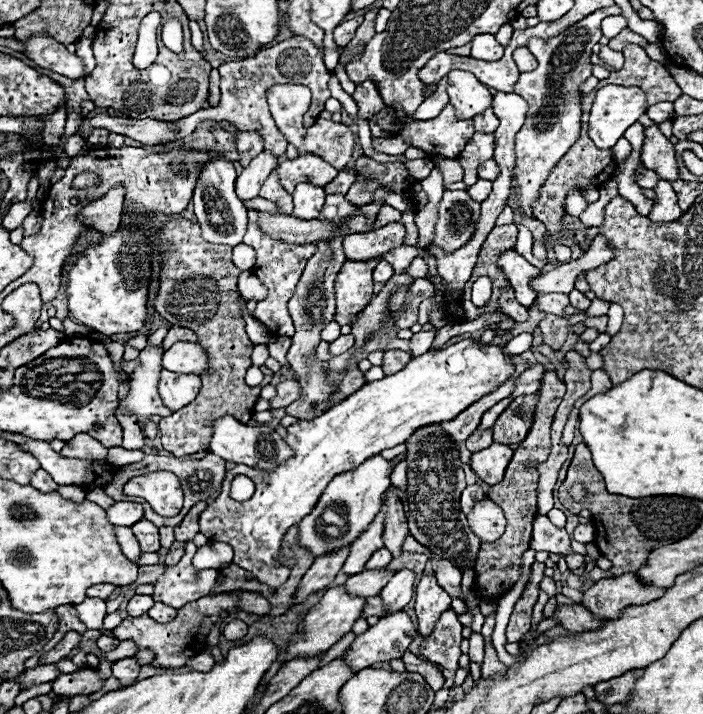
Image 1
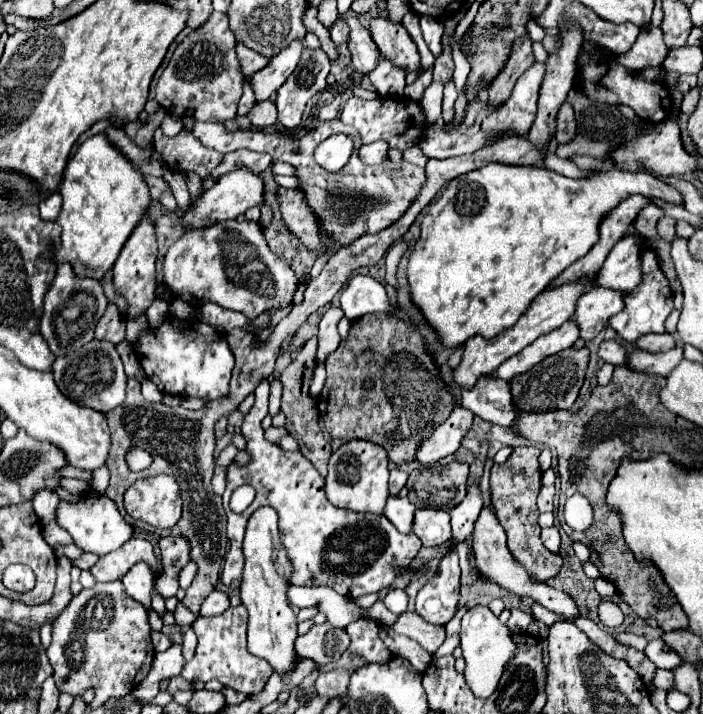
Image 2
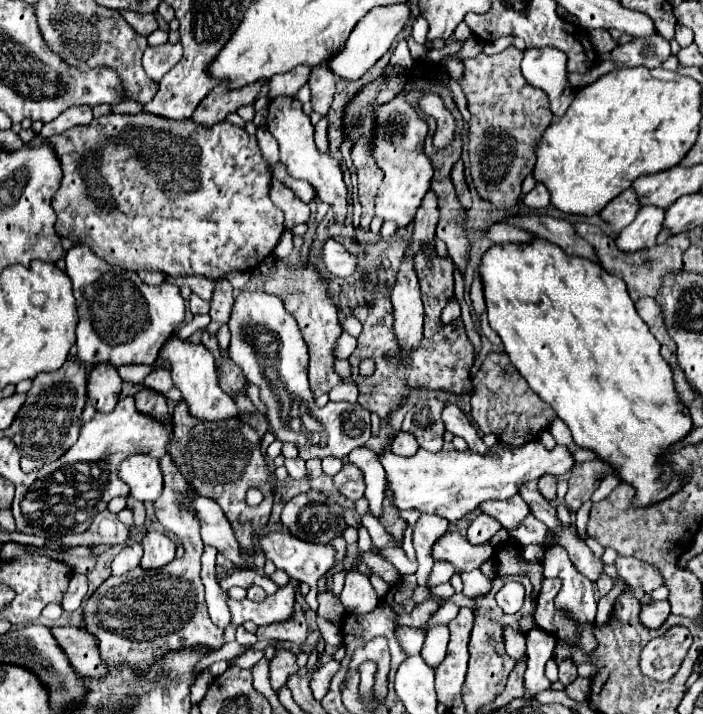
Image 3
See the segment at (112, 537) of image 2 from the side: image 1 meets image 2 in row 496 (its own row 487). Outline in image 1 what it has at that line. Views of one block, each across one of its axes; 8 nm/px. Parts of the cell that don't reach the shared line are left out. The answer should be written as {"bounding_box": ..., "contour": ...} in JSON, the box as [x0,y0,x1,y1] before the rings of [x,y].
{"bounding_box":[28,440,116,492],"contour":[[[28,440],[30,454],[34,454],[42,468],[54,478],[58,486],[80,486],[86,492],[94,488],[108,488],[116,476],[116,468],[106,460],[78,460],[64,458],[54,452],[48,442]]]}

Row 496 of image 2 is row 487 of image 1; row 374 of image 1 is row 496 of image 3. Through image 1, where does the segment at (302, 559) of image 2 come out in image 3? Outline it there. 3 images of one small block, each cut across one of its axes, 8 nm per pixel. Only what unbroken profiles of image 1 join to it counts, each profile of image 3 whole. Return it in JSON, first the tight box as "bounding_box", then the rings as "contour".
{"bounding_box":[378,440,572,522],"contour":[[[534,440],[524,446],[494,446],[492,456],[480,456],[472,450],[466,452],[428,452],[418,450],[414,456],[396,456],[390,450],[378,454],[380,464],[386,470],[386,490],[392,496],[392,506],[398,510],[420,510],[422,514],[438,514],[448,522],[456,522],[468,512],[476,510],[484,500],[508,500],[518,492],[520,482],[538,480],[544,474],[566,474],[572,466],[572,454],[564,446],[554,450],[544,450],[544,446]]]}

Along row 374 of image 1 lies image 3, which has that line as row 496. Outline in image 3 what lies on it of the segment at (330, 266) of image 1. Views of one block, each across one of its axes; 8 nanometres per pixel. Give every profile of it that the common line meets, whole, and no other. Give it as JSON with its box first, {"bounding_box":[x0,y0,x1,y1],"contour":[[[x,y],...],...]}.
{"bounding_box":[282,490,348,544],"contour":[[[314,490],[294,496],[284,506],[282,524],[292,536],[314,544],[328,544],[348,528],[340,502]]]}

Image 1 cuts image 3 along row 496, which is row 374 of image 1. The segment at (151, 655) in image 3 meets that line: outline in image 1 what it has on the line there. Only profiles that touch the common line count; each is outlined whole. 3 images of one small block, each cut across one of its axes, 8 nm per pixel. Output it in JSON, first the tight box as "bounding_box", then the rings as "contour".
{"bounding_box":[158,370,200,410],"contour":[[[162,370],[160,382],[158,382],[158,392],[170,410],[178,410],[178,408],[190,404],[198,396],[200,376],[174,374],[174,372]]]}

